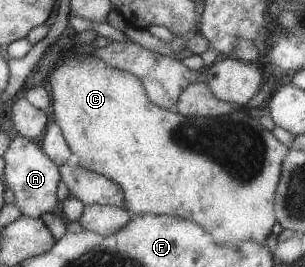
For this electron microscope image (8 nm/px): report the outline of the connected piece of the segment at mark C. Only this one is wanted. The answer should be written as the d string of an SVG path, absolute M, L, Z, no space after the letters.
M75 49L67 51L64 57L60 58L61 62L52 65L44 74L49 80L52 92L50 118L60 126L71 152L78 155L80 167L115 180L124 191L124 208L132 211L134 217L146 214L174 213L182 219L192 220L194 223L200 224L200 227L206 228L219 244L242 243L242 241L266 244L266 239L270 236L272 225L274 225L275 195L283 177L283 163L287 159L289 148L260 123L259 115L250 117L250 115L242 113L240 109L233 113L230 112L228 115L207 118L180 115L173 109L158 107L152 103L139 76L108 67L103 60L92 57L90 52L87 52L84 58L78 58L75 52L77 52Z

